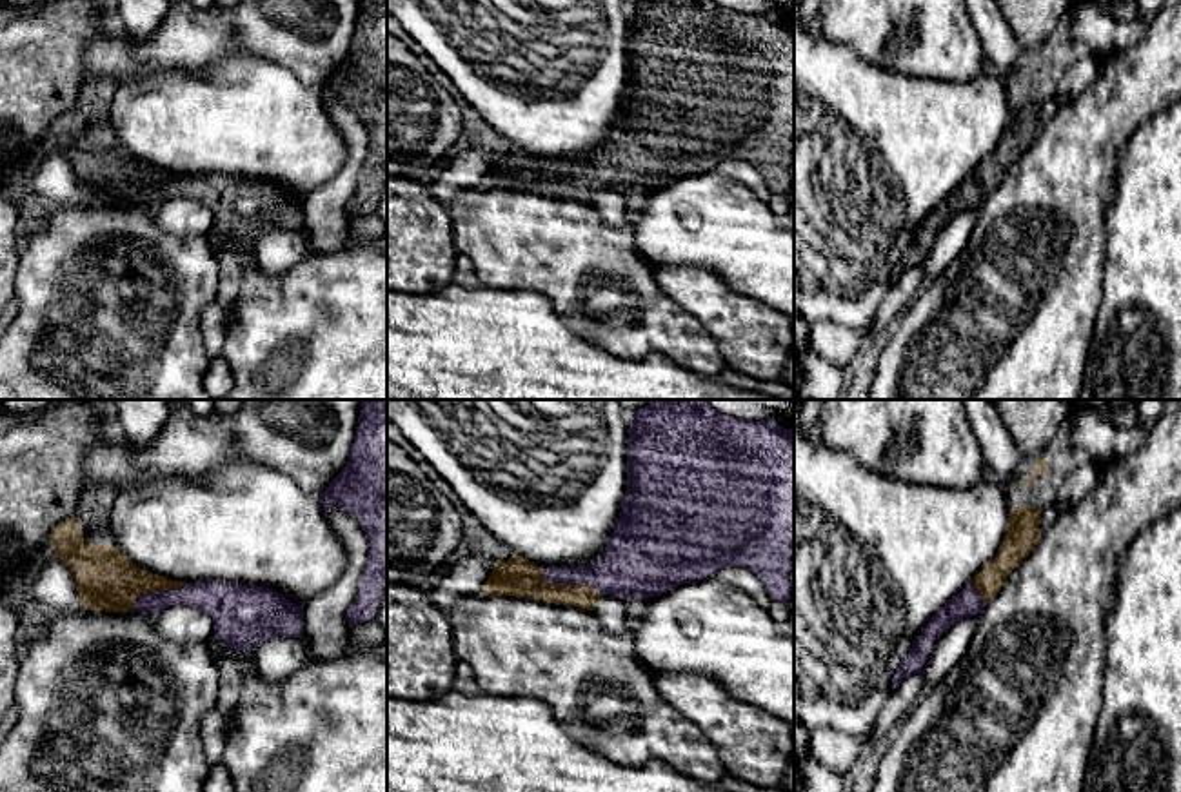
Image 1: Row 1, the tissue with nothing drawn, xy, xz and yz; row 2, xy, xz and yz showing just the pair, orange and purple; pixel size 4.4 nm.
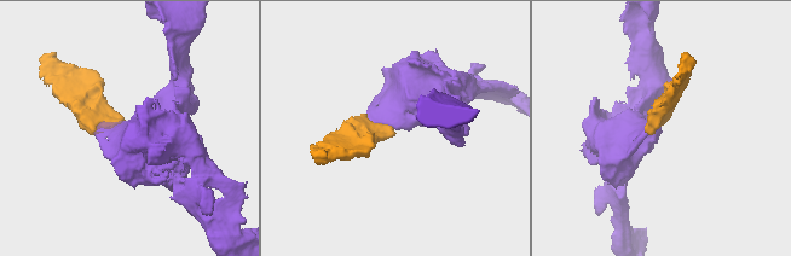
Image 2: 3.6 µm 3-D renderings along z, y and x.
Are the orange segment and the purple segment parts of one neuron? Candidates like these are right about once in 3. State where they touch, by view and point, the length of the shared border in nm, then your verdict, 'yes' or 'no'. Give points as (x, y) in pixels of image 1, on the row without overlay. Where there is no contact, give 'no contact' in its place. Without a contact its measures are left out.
meets orange in xz at (569, 178); contact 300 nm long; yes

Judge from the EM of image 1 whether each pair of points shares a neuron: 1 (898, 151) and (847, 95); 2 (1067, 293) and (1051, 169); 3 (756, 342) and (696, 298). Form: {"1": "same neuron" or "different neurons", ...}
{"1": "same neuron", "2": "same neuron", "3": "same neuron"}

